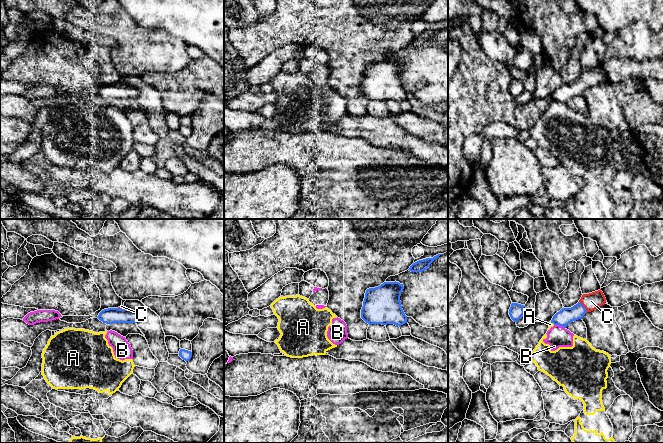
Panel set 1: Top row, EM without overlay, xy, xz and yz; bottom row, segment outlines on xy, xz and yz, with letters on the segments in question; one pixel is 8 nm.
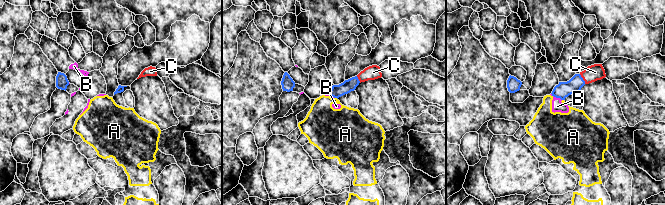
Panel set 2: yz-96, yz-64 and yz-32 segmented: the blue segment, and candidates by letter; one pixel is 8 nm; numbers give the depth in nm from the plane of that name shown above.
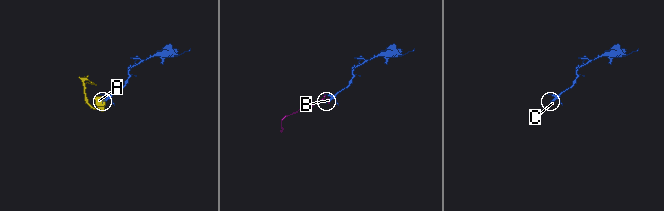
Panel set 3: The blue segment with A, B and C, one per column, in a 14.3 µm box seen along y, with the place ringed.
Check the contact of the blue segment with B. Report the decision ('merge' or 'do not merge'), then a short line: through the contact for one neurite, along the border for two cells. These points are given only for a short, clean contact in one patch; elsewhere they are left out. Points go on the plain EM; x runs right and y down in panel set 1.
do not merge

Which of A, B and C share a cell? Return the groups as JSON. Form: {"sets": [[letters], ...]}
{"sets": [["A", "B"], ["C"]]}

